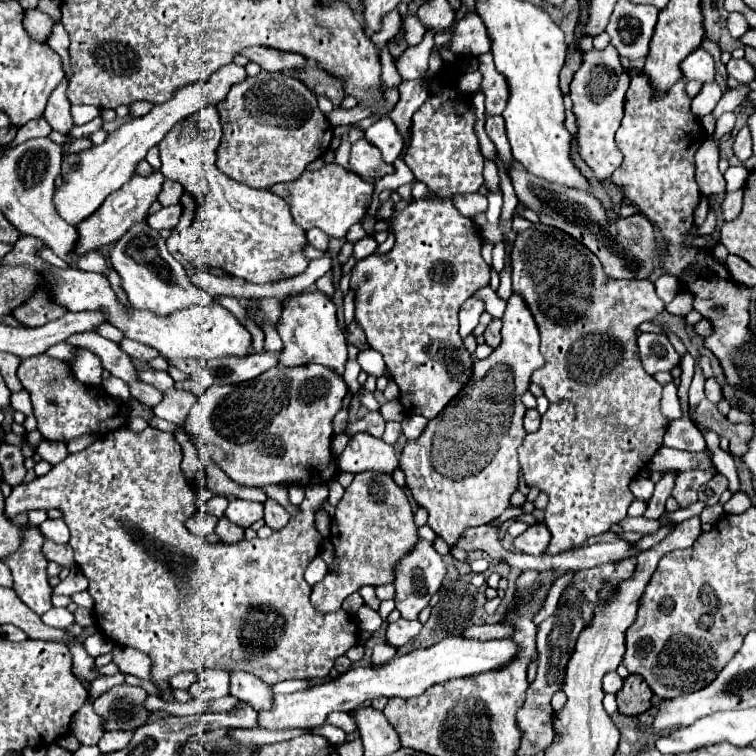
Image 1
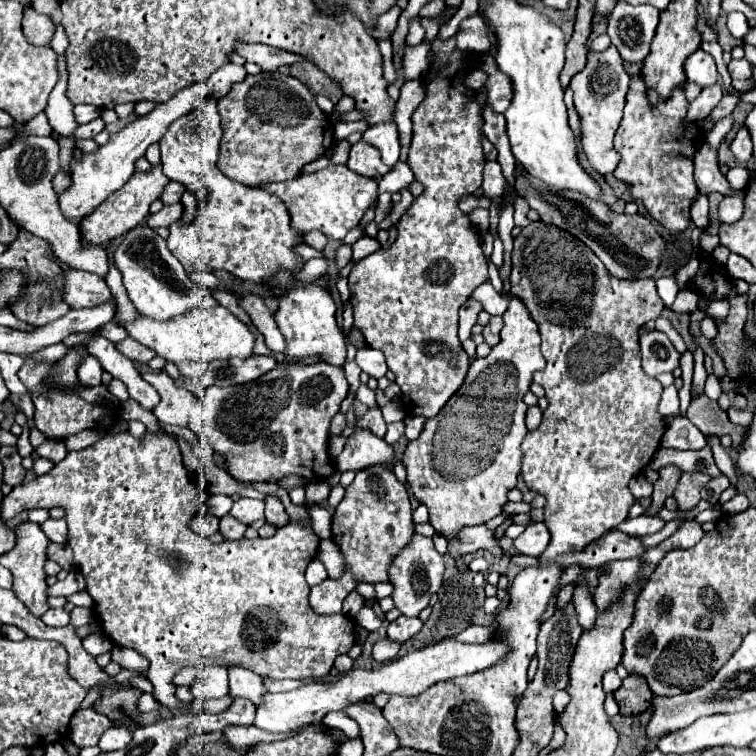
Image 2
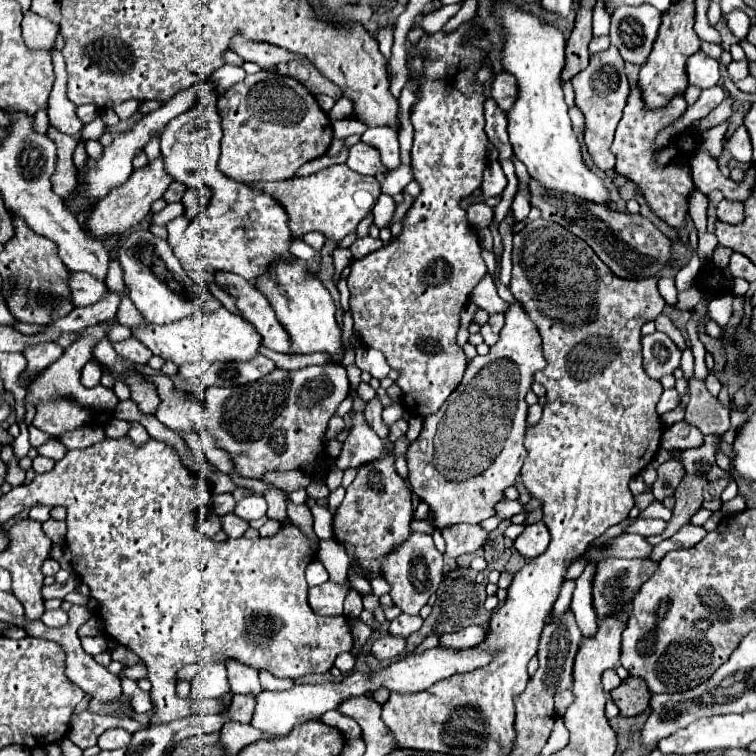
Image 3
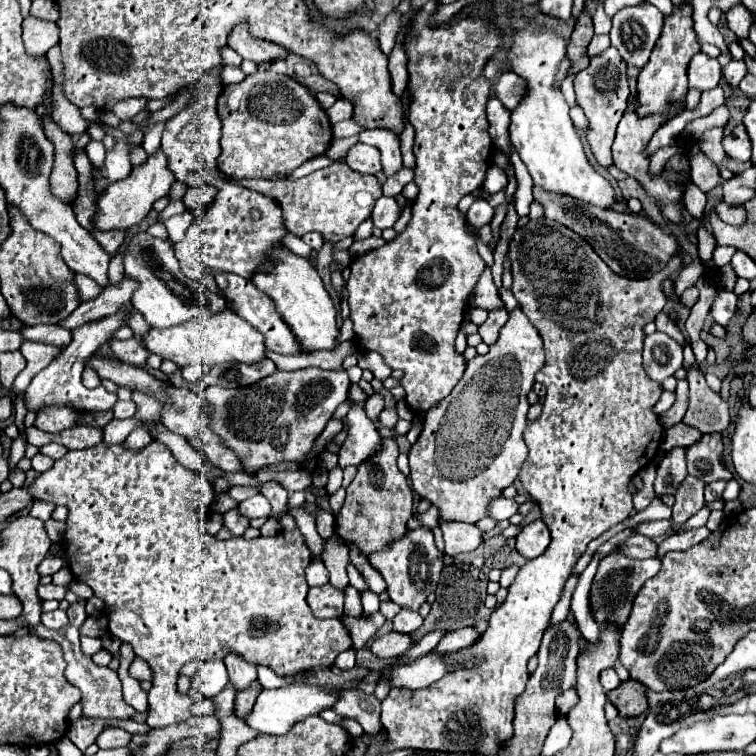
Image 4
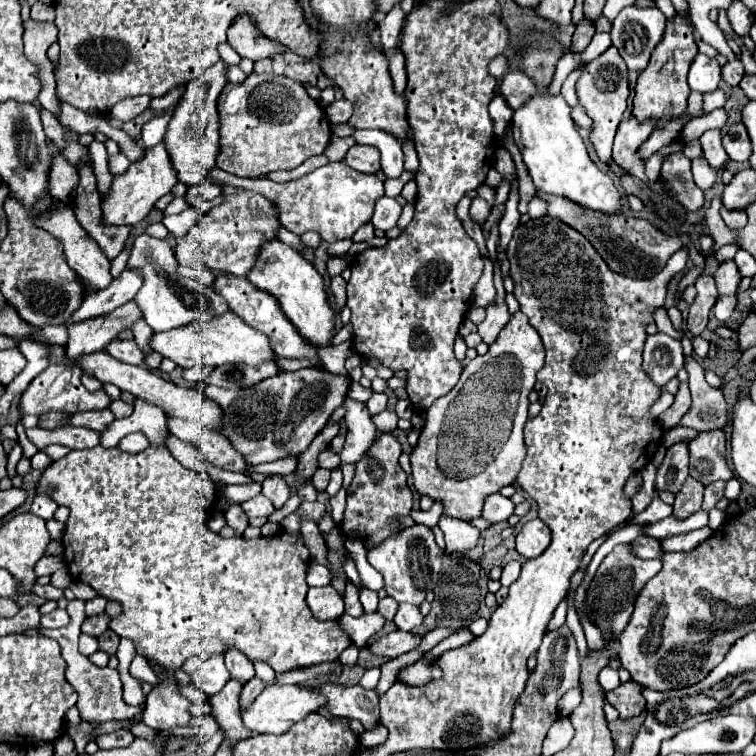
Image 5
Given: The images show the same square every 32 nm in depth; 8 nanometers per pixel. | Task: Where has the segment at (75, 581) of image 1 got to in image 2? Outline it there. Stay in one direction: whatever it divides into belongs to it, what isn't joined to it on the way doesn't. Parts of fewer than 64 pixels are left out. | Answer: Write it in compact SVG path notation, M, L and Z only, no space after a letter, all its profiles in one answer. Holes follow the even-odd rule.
M74 568L74 570L70 570L66 580L56 582L54 586L48 586L46 594L48 594L48 598L52 598L52 596L70 596L74 592L80 592L82 588L86 588L84 576L80 576L80 572Z

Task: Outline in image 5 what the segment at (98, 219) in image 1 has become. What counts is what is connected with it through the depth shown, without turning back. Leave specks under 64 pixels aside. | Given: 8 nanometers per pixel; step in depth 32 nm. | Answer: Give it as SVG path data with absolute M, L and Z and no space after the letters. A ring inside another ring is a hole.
M156 144L156 148L146 148L144 156L136 162L130 164L128 172L124 176L116 176L112 182L112 192L108 198L102 200L102 212L104 212L104 222L106 224L136 224L140 222L152 208L154 204L168 194L178 182L176 170L172 168L172 160L166 152L166 144Z

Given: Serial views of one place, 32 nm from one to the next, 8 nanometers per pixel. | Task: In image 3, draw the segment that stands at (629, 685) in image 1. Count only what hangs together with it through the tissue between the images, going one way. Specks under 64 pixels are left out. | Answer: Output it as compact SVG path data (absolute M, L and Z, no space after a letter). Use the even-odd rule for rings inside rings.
M626 678L616 690L610 692L614 704L620 708L622 716L636 716L648 708L650 690L640 678Z

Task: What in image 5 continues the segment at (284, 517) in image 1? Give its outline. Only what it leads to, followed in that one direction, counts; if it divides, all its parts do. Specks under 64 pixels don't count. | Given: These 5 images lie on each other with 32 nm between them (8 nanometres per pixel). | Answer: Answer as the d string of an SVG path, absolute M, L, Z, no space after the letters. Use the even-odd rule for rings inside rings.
M270 474L270 476L266 476L266 480L262 482L262 494L268 496L276 508L282 508L284 502L290 498L290 488L288 488L284 476L280 476L280 474Z

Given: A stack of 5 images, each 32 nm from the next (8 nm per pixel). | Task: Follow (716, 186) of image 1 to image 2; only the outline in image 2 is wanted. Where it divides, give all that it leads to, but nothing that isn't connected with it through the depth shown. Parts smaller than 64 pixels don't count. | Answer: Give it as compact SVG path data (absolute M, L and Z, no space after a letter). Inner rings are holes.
M706 144L700 146L700 150L694 156L694 164L696 164L696 186L698 192L707 195L711 192L719 192L724 196L730 194L746 194L746 188L742 190L732 190L730 182L726 180L726 176L720 172L718 168L718 156L714 150L710 150Z

